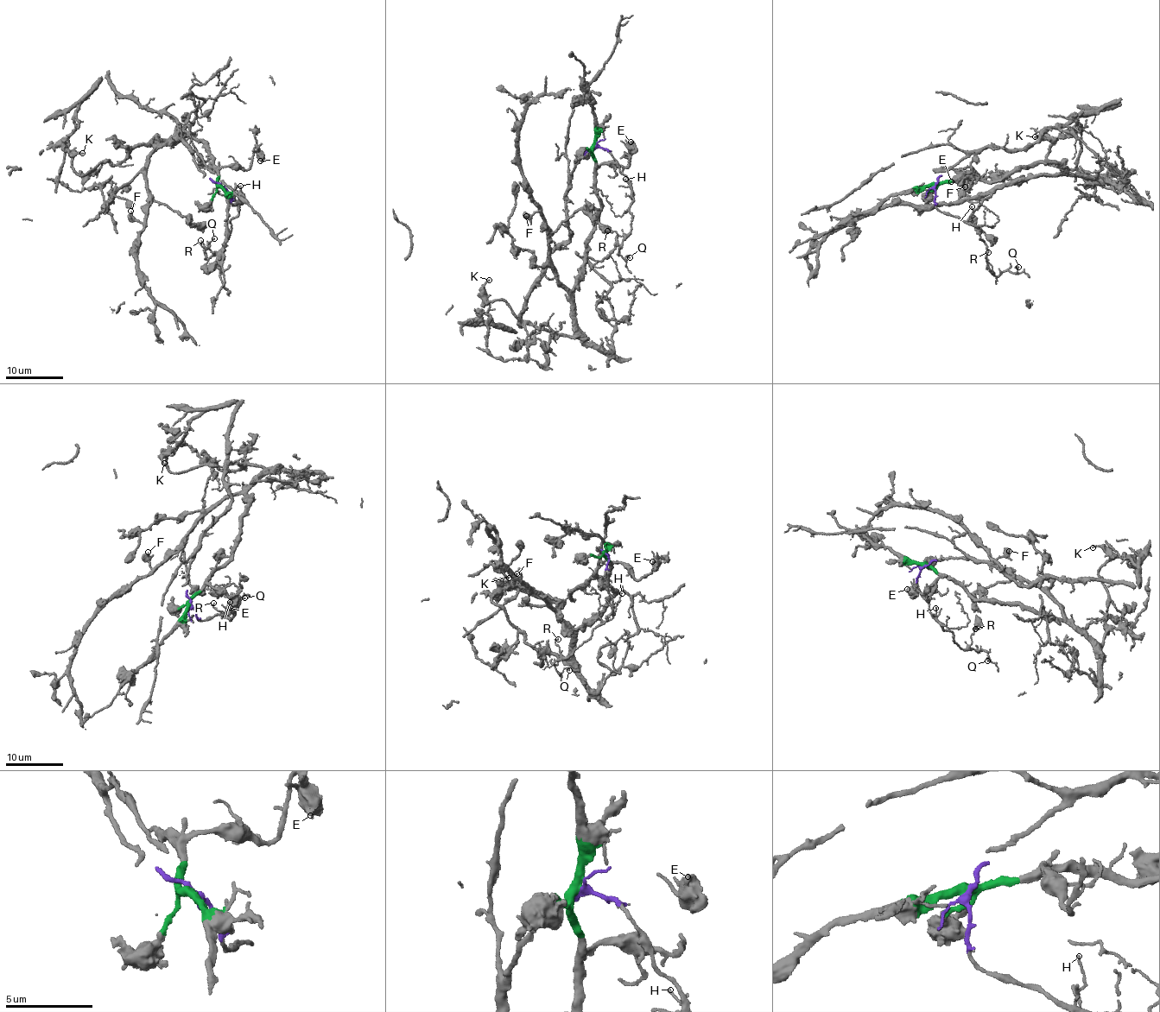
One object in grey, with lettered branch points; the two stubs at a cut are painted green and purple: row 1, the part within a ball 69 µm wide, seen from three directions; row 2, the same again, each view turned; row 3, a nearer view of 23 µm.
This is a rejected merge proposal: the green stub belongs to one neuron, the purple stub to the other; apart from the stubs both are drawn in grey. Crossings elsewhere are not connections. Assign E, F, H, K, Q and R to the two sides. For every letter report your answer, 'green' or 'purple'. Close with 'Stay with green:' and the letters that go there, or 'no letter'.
E: green
F: green
H: purple
K: green
Q: purple
R: purple
Stay with green: E, F, K

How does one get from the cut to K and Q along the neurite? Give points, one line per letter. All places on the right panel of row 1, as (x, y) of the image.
K: (934, 186), (1006, 178), (1050, 161), (1112, 181), (1048, 163), (1051, 142), (1035, 136)
Q: (934, 186), (934, 200), (941, 211), (979, 228), (988, 268), (996, 275), (1015, 273), (1018, 268)

